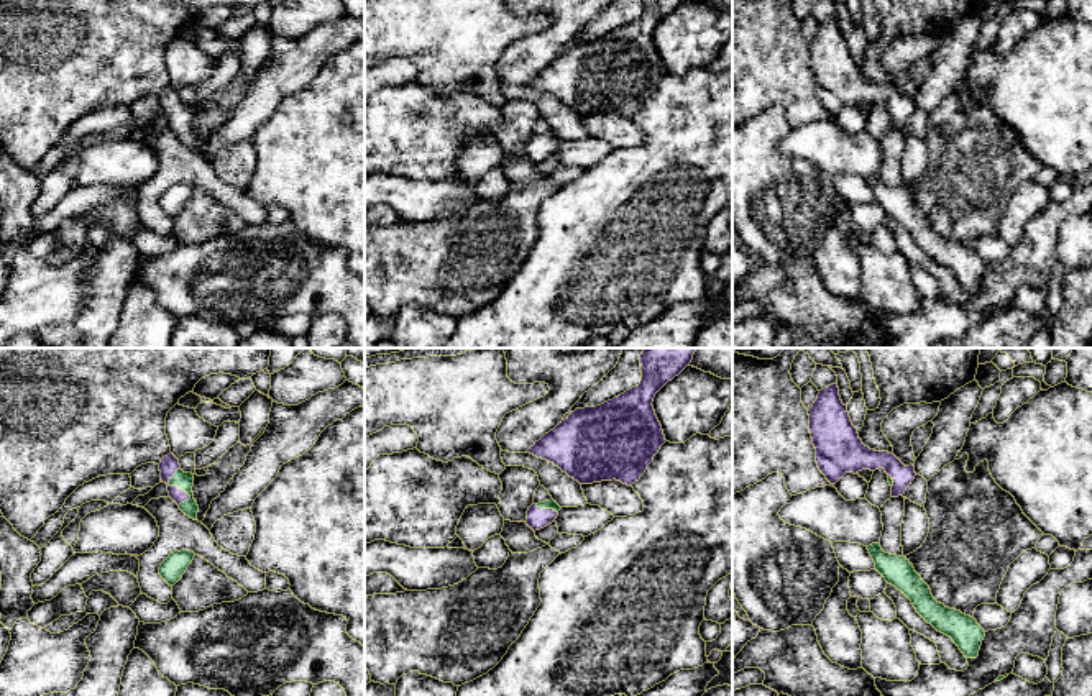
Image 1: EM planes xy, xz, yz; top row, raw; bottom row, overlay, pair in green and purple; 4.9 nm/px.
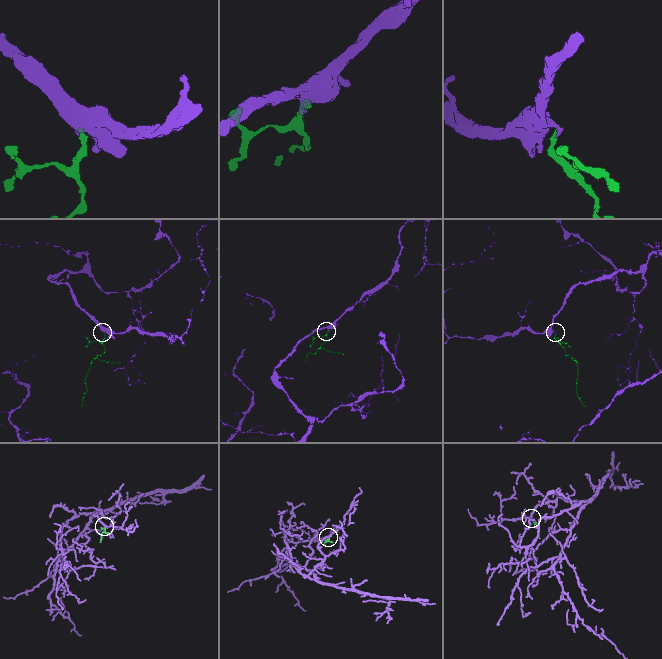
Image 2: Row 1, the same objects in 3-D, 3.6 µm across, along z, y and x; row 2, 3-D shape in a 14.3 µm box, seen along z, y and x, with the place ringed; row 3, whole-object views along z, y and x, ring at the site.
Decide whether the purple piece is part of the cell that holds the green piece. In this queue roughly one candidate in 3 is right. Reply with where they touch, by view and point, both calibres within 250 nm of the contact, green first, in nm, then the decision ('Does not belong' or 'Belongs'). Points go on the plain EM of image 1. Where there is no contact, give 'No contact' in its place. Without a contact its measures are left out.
Touches green at xy (178, 119). Thickness 90 nm (green) against 90 nm. Belongs

